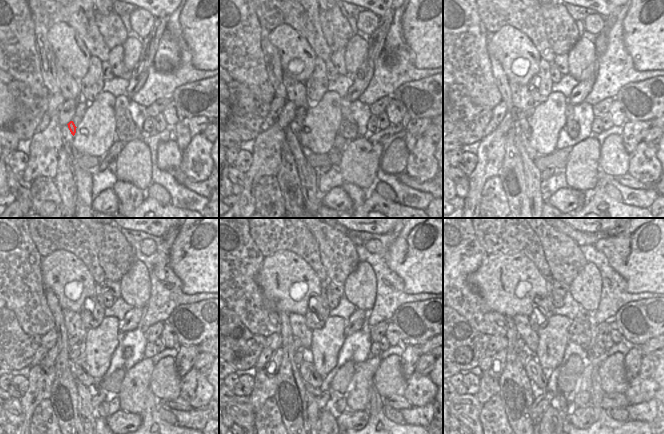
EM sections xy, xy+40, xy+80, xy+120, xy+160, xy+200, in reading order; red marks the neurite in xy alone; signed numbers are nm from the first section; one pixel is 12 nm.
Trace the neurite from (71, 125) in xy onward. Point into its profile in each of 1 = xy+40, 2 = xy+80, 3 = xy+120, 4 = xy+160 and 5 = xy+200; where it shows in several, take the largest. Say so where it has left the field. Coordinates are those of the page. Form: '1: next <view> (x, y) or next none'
1: next xy+40 (294, 127)
2: next xy+80 (525, 137)
3: next xy+120 (80, 368)
4: next xy+160 (308, 373)
5: next xy+200 (533, 369)

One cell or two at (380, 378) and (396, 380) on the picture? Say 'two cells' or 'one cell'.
one cell

